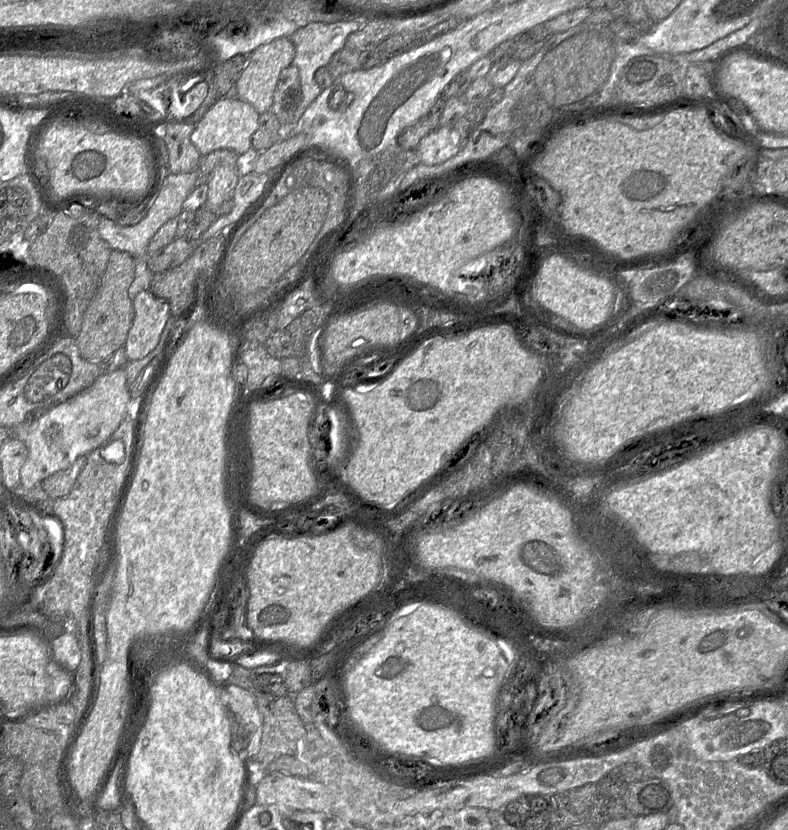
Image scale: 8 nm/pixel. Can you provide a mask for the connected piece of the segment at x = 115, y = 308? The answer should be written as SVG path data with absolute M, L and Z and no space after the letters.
M112 249L110 253L106 270L84 313L81 331L76 338L80 354L89 362L104 362L125 345L134 319L134 308L128 297L128 289L134 280L135 261L127 252Z

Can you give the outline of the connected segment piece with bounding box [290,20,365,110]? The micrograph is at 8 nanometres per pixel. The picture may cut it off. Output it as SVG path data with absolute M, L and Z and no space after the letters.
M346 20L336 23L313 22L299 28L290 37L295 46L295 57L291 65L296 66L300 74L300 85L305 110L321 93L320 86L315 81L315 73L320 67L329 64L332 56L344 48L347 37L365 25L363 21Z

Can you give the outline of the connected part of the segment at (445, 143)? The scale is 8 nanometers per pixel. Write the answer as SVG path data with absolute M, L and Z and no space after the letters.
M439 126L424 137L416 149L422 164L441 164L459 152L456 132L451 126Z

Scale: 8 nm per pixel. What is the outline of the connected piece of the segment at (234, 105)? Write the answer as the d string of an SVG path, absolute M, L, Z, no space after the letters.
M220 97L196 124L190 140L201 156L220 149L234 151L245 158L244 164L240 167L240 175L252 173L253 161L259 152L252 148L251 138L259 127L259 116L260 114L251 104L239 98Z

